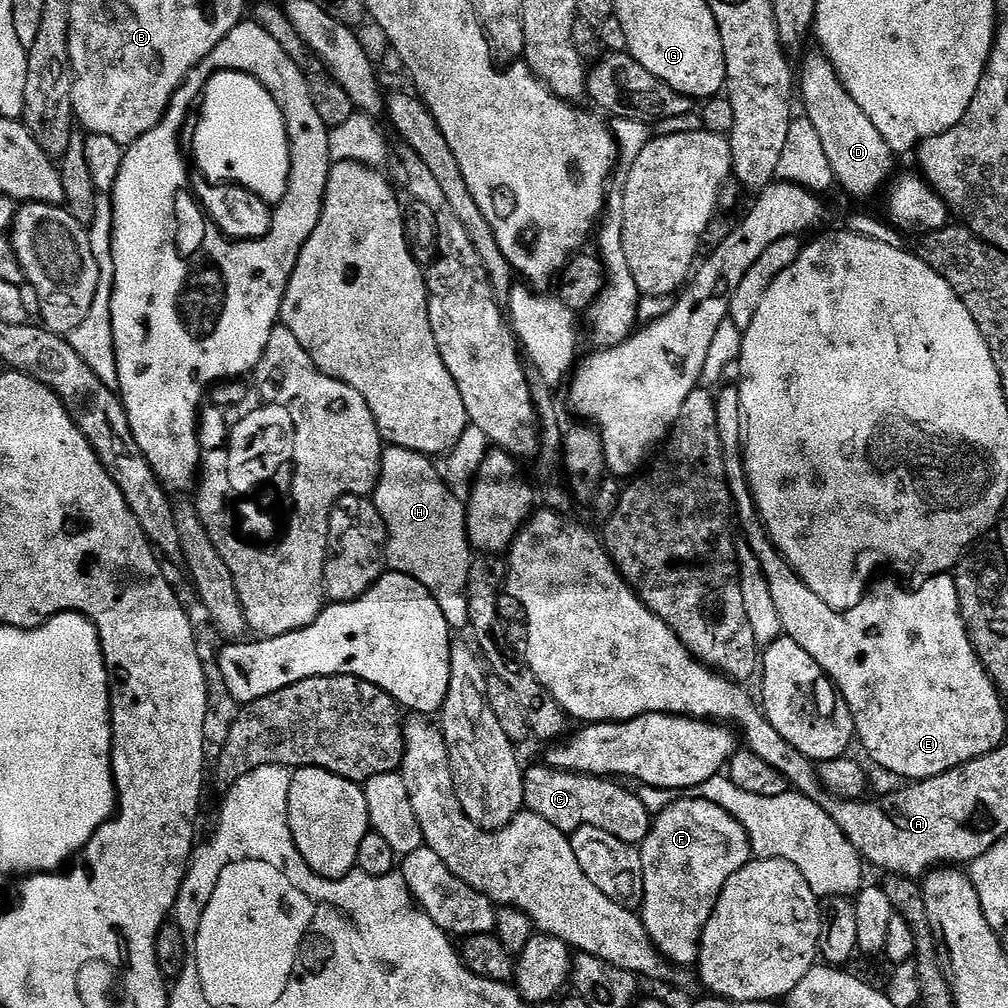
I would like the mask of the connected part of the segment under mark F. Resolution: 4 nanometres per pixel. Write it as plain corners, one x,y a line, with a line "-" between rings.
676,798
671,805
664,809
655,817
656,821
651,822
647,829
647,836
642,844
639,845
640,852
640,872
639,883
642,885
642,897
644,901
638,907
638,915
644,922
644,929
648,932
648,938
652,941
655,948
660,951
661,956
673,965
680,964
695,965
697,956
700,955
700,939
702,938
702,930
706,926
706,922
710,918
710,914
714,910
714,906
718,902
718,898
722,894
722,886
726,886
726,882
730,882
730,878
734,878
734,874
738,874
738,870
742,870
742,866
746,866
748,861
753,859
754,853
752,844
748,838
747,830
735,820
731,814
727,813
722,807
715,805
714,802
704,800
694,800
691,798

